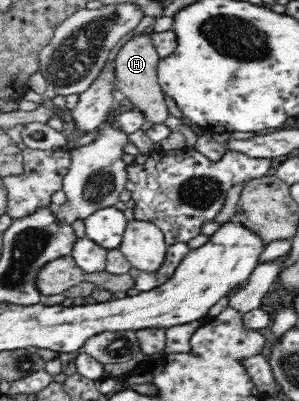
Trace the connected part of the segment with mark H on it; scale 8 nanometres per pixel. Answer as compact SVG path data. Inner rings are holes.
M146 31L126 40L122 44L122 48L116 52L116 59L113 63L113 72L118 77L118 90L136 105L136 109L143 112L146 120L155 125L163 123L169 116L168 109L164 104L164 92L157 77L160 62L161 59L156 53L150 31Z

